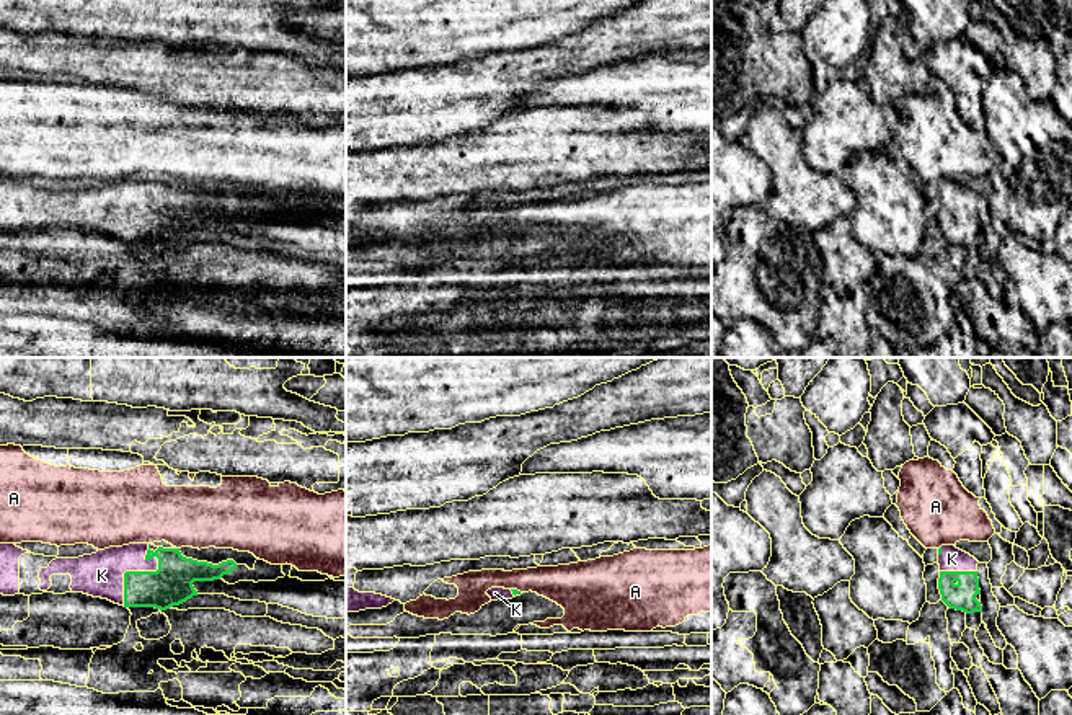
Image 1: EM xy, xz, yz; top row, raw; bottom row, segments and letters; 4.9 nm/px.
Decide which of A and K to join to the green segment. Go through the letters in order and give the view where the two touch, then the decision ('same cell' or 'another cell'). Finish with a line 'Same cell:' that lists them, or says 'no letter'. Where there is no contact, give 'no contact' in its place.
A: xz | another cell
K: xy | same cell
Same cell: K

